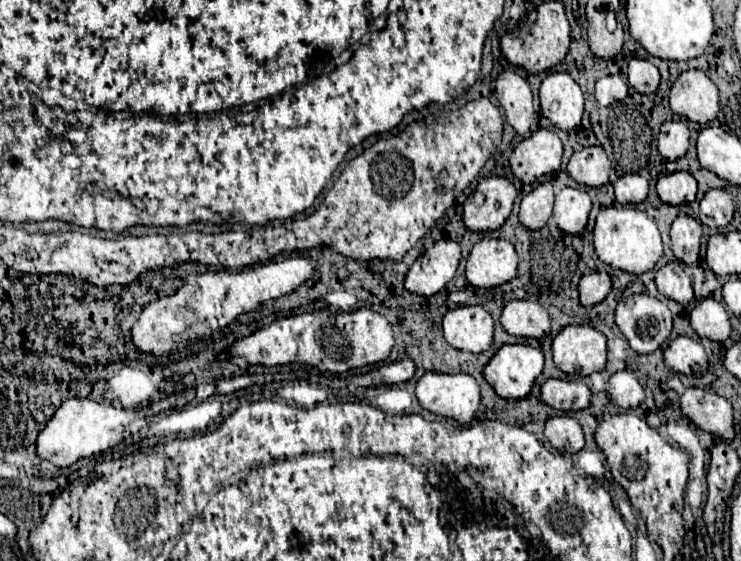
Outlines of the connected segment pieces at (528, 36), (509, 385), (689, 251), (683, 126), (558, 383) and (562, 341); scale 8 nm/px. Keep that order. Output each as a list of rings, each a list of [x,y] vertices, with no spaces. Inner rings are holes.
[[[544,2],[538,6],[538,18],[534,26],[522,36],[522,34],[506,34],[500,40],[500,48],[504,58],[510,64],[522,66],[524,70],[536,74],[536,72],[546,72],[552,70],[556,64],[564,60],[564,56],[570,50],[570,24],[564,12],[564,6],[560,2]]]
[[[526,344],[502,346],[484,368],[486,382],[506,400],[522,400],[542,374],[544,354]]]
[[[678,216],[672,222],[672,252],[684,264],[698,262],[702,228],[692,216]]]
[[[684,120],[664,122],[658,134],[658,150],[668,160],[678,160],[686,154],[690,144],[690,130]]]
[[[546,380],[542,384],[542,402],[562,412],[578,412],[588,408],[592,392],[586,382],[568,382],[568,380]]]
[[[566,326],[552,342],[554,364],[582,378],[606,368],[606,336],[592,326]]]

